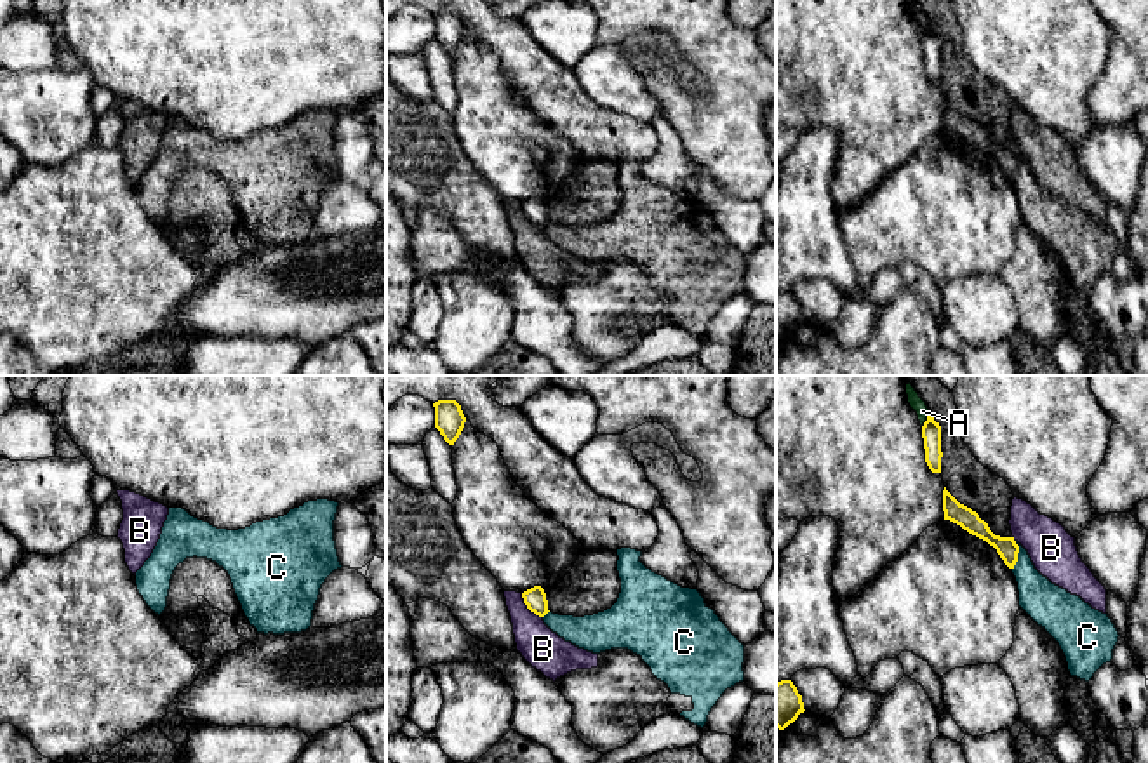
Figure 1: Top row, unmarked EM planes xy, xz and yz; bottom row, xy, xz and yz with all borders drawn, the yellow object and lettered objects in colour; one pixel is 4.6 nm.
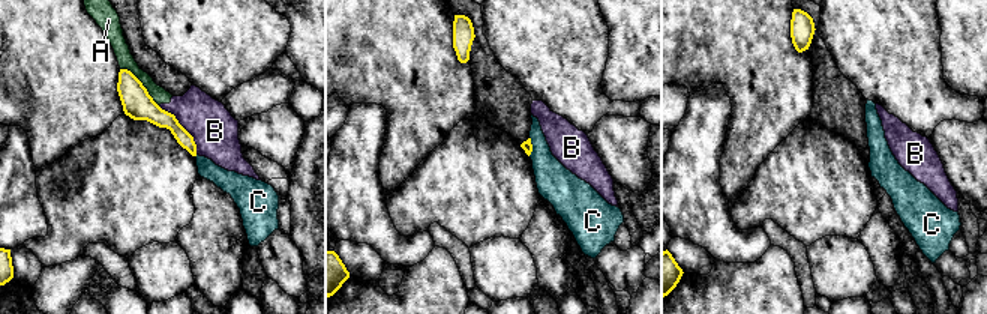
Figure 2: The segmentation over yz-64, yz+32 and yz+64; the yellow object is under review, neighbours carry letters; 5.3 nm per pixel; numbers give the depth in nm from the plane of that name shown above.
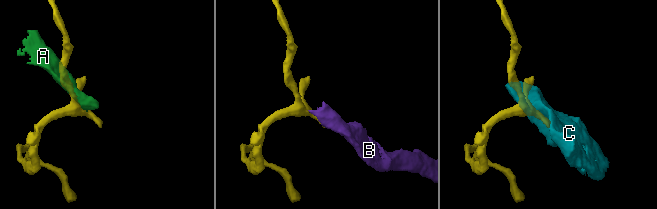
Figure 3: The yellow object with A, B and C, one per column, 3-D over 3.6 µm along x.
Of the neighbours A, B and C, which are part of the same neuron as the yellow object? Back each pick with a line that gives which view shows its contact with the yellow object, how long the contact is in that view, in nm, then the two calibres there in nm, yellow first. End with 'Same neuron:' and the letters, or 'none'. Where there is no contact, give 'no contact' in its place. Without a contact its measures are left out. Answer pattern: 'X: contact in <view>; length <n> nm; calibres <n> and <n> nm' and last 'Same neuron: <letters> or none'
Same neuron: none

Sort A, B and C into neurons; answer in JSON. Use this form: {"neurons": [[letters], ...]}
{"neurons": [["A", "B"], ["C"]]}

